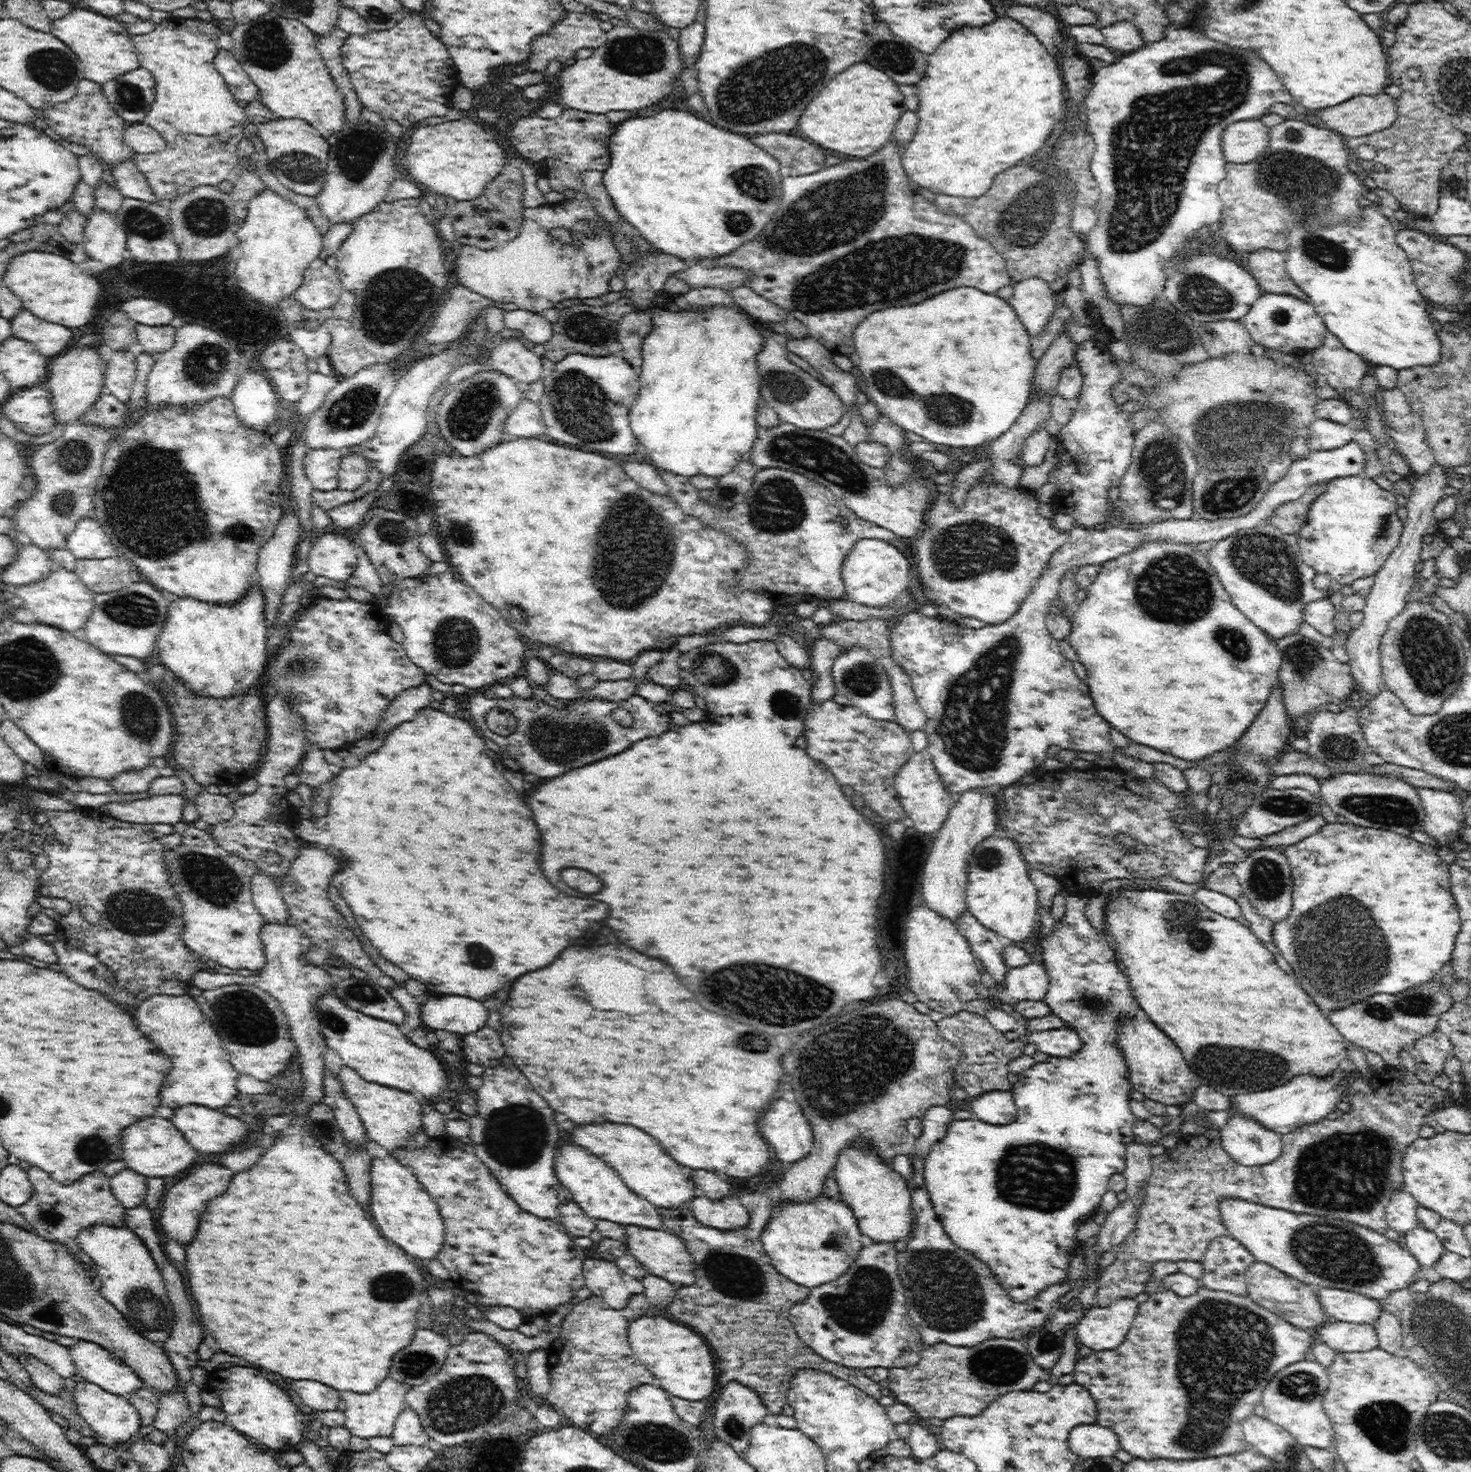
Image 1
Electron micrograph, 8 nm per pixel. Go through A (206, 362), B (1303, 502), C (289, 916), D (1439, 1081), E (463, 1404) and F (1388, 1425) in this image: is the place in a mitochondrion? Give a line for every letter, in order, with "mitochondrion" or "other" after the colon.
A: mitochondrion
B: other
C: other
D: other
E: mitochondrion
F: mitochondrion

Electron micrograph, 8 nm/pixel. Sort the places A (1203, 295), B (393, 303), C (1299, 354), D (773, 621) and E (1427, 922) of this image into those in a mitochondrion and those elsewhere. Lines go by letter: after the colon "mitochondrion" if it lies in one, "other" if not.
A: mitochondrion
B: mitochondrion
C: other
D: other
E: other

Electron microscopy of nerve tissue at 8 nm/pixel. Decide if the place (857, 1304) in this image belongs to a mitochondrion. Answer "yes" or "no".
yes

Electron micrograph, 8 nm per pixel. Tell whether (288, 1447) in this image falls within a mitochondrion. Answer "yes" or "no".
no

